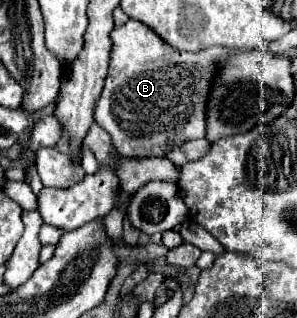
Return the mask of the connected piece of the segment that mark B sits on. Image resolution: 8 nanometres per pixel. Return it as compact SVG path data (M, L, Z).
M129 19L123 27L113 29L113 51L109 73L105 79L103 95L95 107L95 121L111 135L111 145L117 157L123 159L145 159L145 157L167 157L173 147L183 145L187 139L205 137L205 109L211 93L213 79L221 73L221 61L239 53L237 49L209 47L197 53L177 51L171 45L165 45L153 29L145 23Z

